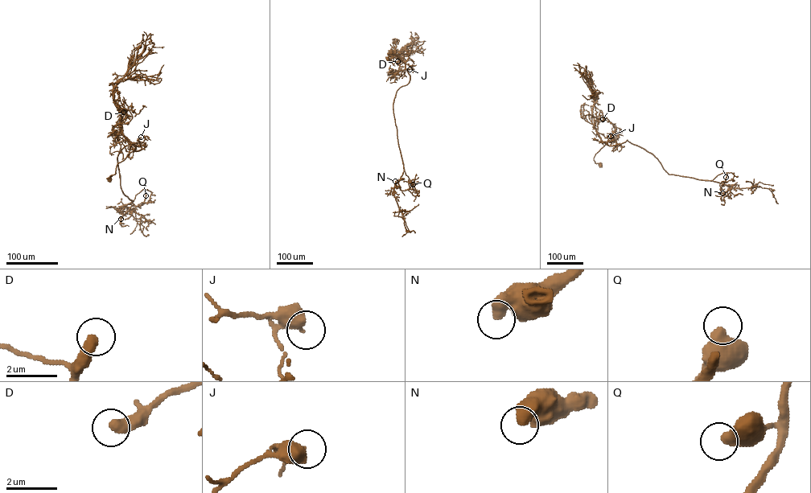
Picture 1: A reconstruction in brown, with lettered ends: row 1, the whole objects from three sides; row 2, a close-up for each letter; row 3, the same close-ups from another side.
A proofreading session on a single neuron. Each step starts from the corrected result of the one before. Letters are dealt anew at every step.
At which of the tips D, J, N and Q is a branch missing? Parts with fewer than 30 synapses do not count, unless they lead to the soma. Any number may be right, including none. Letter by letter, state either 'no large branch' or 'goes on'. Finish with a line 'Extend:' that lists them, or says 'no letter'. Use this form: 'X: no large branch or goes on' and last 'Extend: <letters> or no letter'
D: goes on
J: no large branch
N: no large branch
Q: no large branch
Extend: D

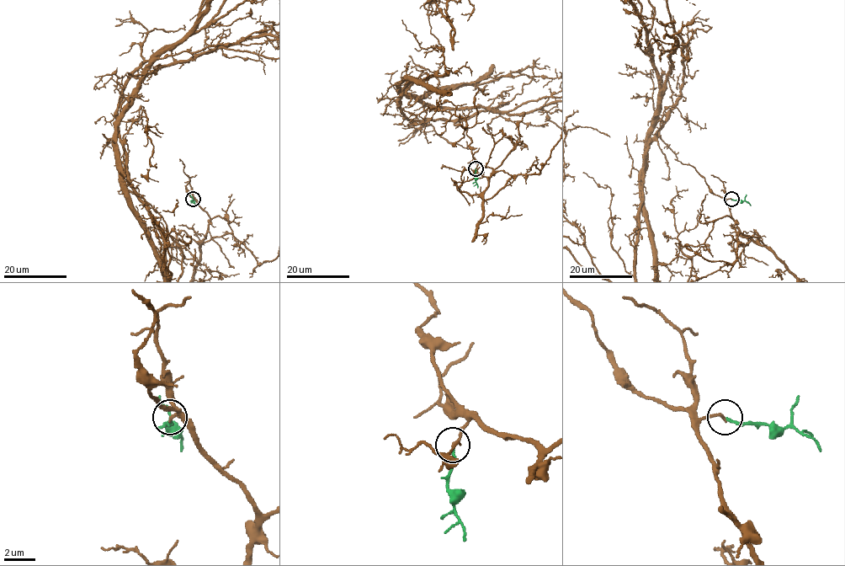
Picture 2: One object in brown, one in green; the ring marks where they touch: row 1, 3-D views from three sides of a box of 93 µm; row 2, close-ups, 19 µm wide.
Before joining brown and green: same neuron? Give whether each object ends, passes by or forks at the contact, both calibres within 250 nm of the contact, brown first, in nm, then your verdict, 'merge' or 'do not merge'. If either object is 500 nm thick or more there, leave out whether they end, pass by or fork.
brown ends | green ends | 170/180 nm | merge

